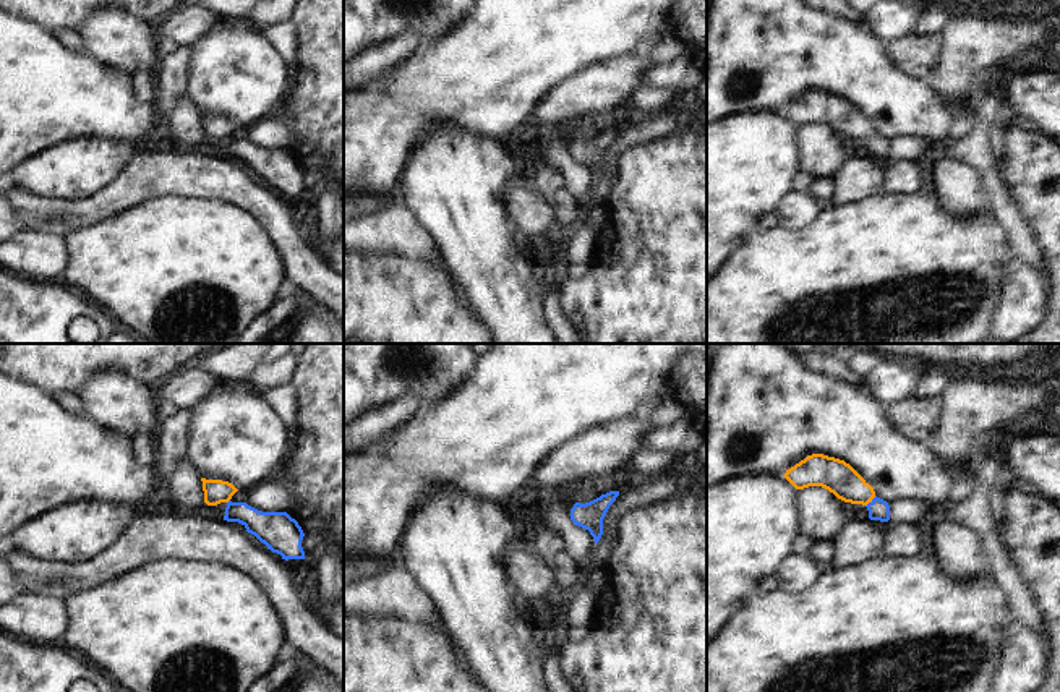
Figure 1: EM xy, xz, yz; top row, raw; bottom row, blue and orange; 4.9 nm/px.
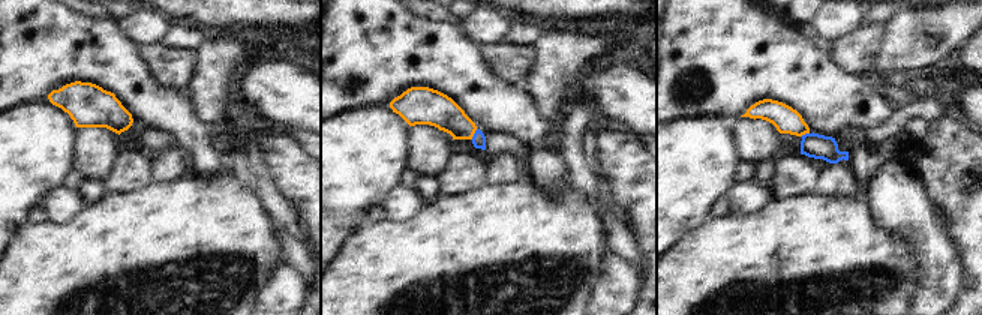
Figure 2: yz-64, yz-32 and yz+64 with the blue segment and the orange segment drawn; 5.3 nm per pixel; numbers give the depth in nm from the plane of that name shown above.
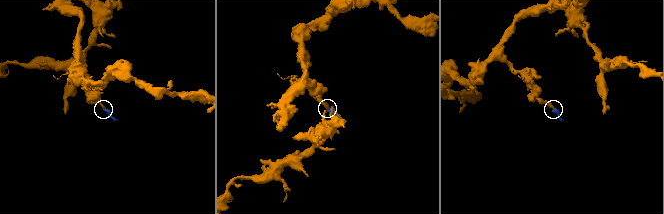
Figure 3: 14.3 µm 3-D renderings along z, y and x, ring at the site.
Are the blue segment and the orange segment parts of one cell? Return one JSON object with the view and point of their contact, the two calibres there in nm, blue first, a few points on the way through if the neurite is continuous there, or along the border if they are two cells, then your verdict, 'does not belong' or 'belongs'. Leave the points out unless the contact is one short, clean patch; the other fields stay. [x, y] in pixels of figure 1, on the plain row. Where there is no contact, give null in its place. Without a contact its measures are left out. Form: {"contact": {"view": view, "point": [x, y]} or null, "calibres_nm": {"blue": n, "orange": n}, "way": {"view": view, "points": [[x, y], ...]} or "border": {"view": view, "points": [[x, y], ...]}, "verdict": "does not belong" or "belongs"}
{"contact": {"view": "yz", "point": [872, 138]}, "calibres_nm": {"blue": 110, "orange": 160}, "way": {"view": "yz", "points": [[879, 146], [872, 138], [835, 112]]}, "verdict": "belongs"}

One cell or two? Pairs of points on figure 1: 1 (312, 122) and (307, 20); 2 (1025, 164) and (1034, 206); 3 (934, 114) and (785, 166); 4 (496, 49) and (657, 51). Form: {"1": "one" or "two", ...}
{"1": "one", "2": "one", "3": "two", "4": "two"}

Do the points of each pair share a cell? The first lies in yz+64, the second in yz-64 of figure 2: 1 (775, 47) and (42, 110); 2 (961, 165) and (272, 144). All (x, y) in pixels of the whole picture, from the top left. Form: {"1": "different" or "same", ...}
{"1": "different", "2": "same"}

